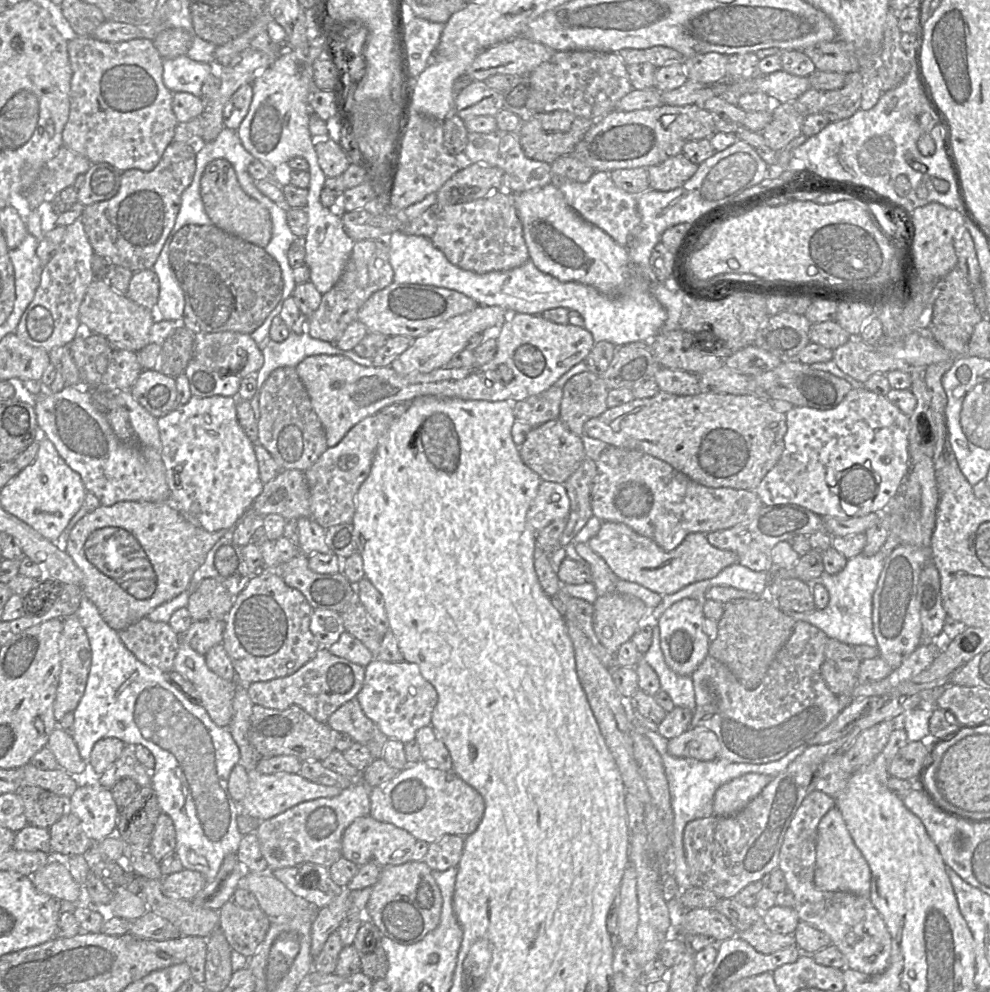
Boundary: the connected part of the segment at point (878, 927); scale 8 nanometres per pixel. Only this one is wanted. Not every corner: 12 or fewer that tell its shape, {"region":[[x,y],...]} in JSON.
{"region":[[804,798],[778,868],[800,921],[848,968],[881,974],[891,937],[870,899],[814,884],[817,827],[835,799]]}

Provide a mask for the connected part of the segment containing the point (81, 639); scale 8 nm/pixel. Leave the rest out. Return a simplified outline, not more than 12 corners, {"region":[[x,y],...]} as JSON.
{"region":[[77,616],[62,621],[57,722],[76,709],[92,662]]}

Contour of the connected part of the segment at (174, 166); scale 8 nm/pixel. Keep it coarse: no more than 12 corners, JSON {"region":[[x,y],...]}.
{"region":[[200,140],[123,171],[80,219],[95,254],[153,268],[193,180]]}

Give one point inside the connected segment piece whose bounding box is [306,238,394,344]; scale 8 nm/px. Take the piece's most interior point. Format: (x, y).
(368, 270)

